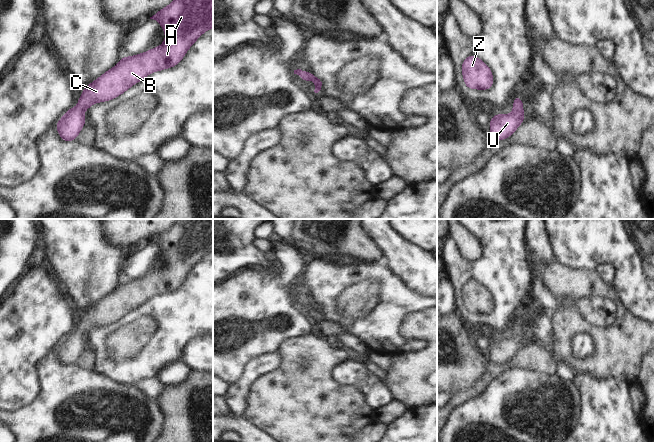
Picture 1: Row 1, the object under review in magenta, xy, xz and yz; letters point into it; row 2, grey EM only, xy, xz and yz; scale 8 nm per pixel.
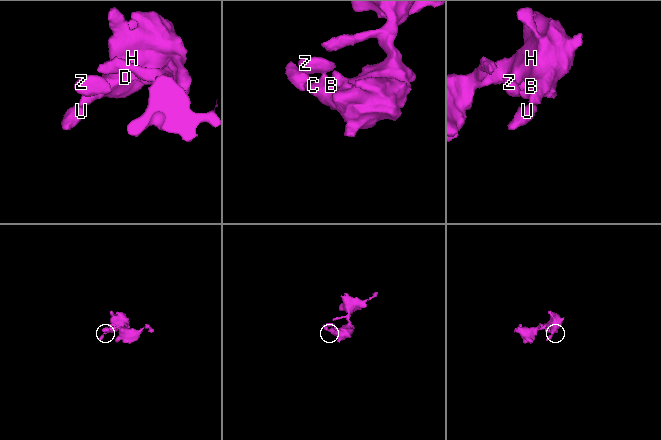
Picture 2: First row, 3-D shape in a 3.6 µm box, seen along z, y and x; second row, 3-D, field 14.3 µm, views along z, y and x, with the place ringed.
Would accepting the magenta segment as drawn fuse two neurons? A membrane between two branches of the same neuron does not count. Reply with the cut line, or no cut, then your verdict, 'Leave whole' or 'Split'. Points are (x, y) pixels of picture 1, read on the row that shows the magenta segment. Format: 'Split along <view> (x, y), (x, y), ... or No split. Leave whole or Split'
No split. Leave whole.

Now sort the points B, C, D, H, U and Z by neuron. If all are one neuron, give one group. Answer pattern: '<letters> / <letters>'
B C D H U Z

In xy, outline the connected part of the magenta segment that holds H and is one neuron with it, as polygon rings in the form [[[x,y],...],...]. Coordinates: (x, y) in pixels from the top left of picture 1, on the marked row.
[[[174,0],[150,19],[161,24],[166,34],[165,42],[145,53],[132,57],[122,57],[115,67],[89,84],[82,92],[78,106],[70,108],[56,123],[58,133],[64,141],[76,140],[82,127],[86,125],[83,111],[87,110],[92,104],[109,101],[121,95],[152,72],[177,65],[200,35],[213,27],[213,0]]]

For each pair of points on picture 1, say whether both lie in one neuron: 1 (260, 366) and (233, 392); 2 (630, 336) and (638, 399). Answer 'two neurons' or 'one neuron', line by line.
1: one neuron
2: two neurons

